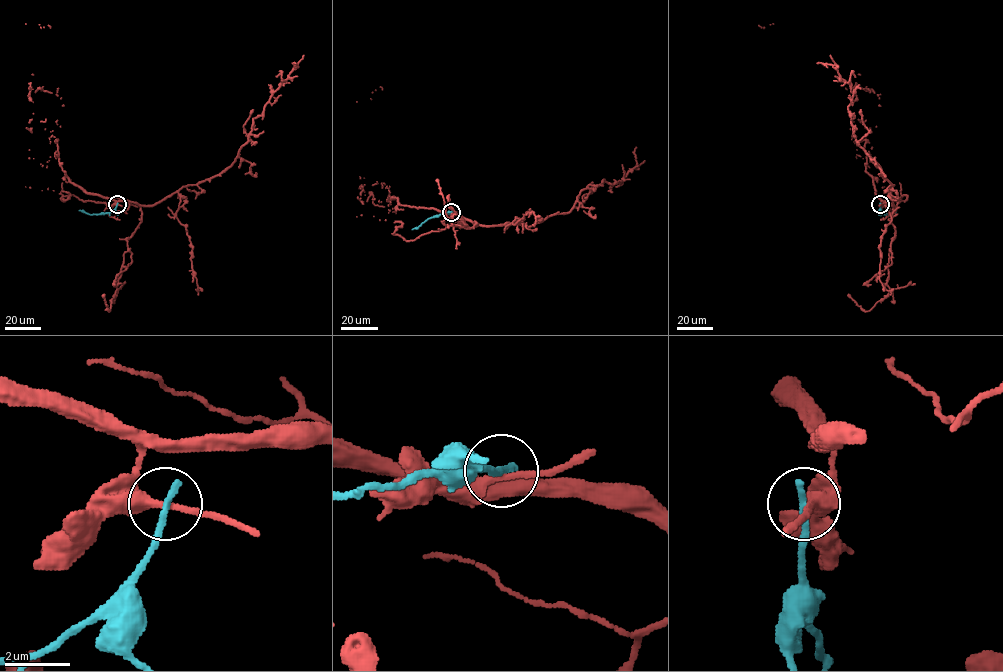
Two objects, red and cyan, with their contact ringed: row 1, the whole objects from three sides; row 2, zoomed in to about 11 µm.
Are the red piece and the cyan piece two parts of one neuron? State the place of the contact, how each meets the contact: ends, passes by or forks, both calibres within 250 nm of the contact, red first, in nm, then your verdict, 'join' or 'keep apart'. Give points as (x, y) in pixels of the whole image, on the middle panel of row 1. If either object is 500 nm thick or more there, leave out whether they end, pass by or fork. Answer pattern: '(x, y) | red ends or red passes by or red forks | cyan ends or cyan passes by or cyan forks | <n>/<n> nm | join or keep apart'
(451, 212) | red passes by | cyan ends | 280/260 nm | keep apart

